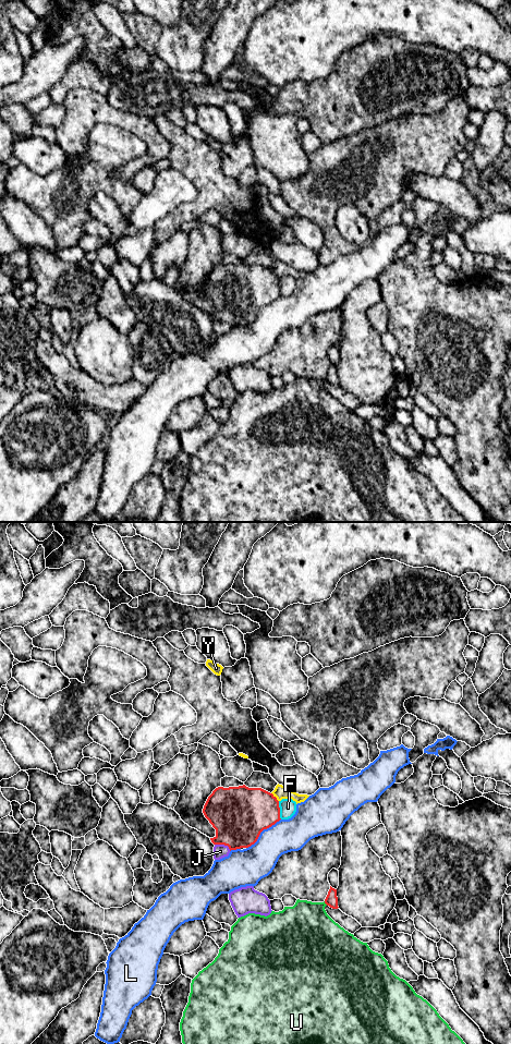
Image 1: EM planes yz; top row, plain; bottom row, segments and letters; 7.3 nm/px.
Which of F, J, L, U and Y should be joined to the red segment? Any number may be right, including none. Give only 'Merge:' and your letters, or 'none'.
Merge: none

